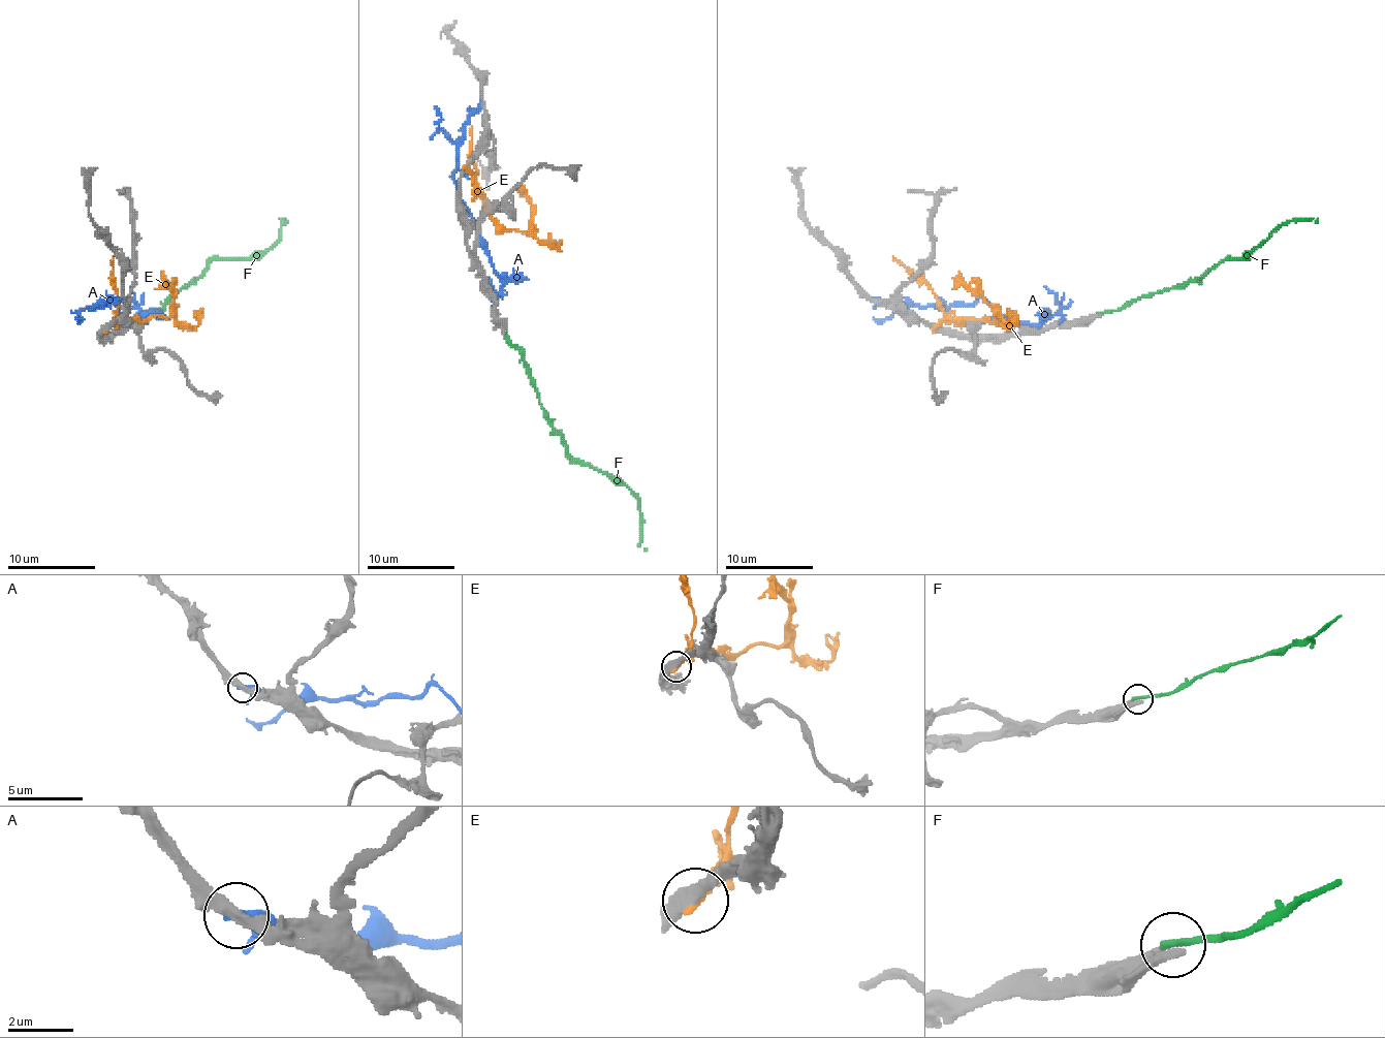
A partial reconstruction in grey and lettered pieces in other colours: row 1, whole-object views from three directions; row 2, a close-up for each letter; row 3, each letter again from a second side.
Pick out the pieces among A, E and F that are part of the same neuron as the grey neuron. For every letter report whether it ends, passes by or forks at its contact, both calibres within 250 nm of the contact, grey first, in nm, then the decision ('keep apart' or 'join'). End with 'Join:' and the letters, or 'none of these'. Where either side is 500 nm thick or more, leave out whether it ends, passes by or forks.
A: it ends; calibres 300 and 360 nm; keep apart
E: it ends; calibres 340 and 360 nm; keep apart
F: it ends; calibres 320 and 280 nm; keep apart
Join: none of these

